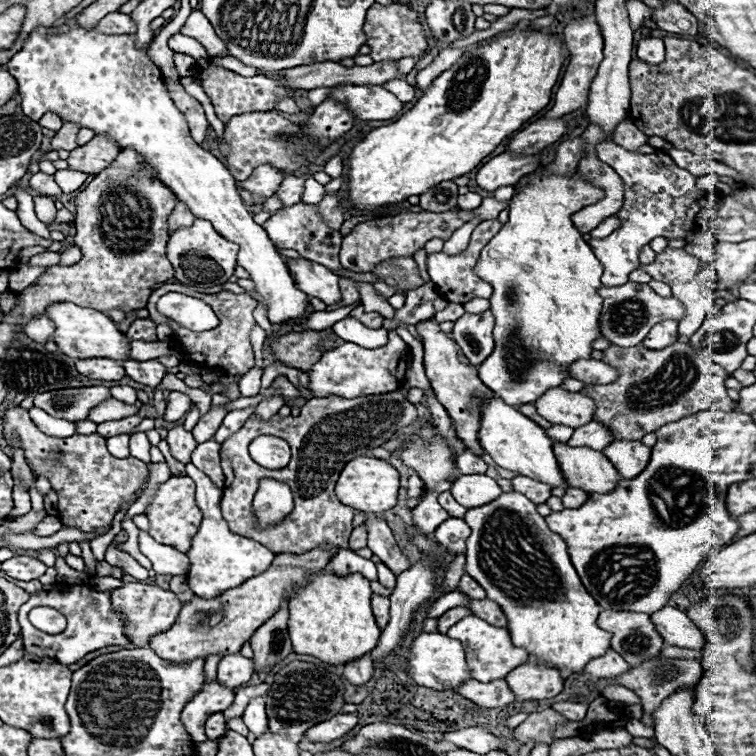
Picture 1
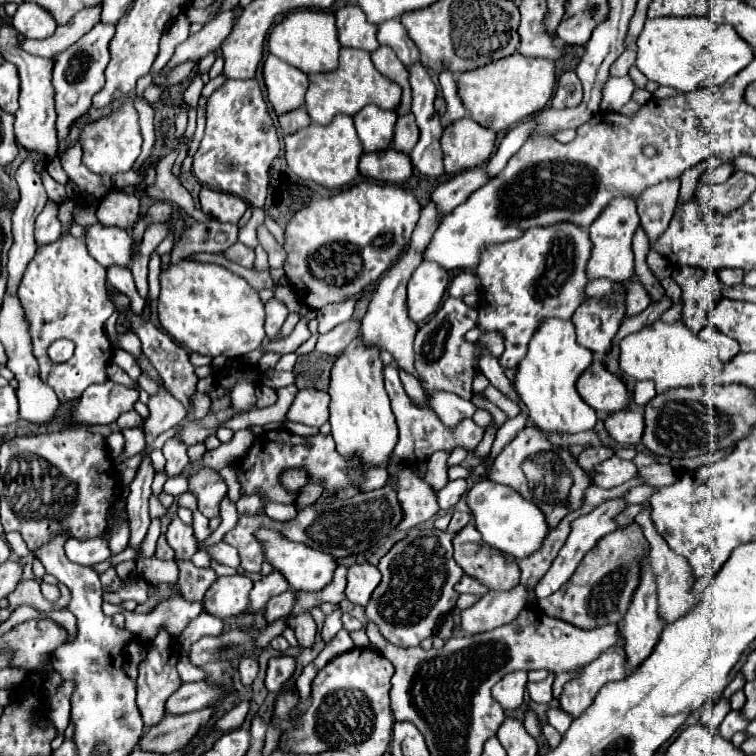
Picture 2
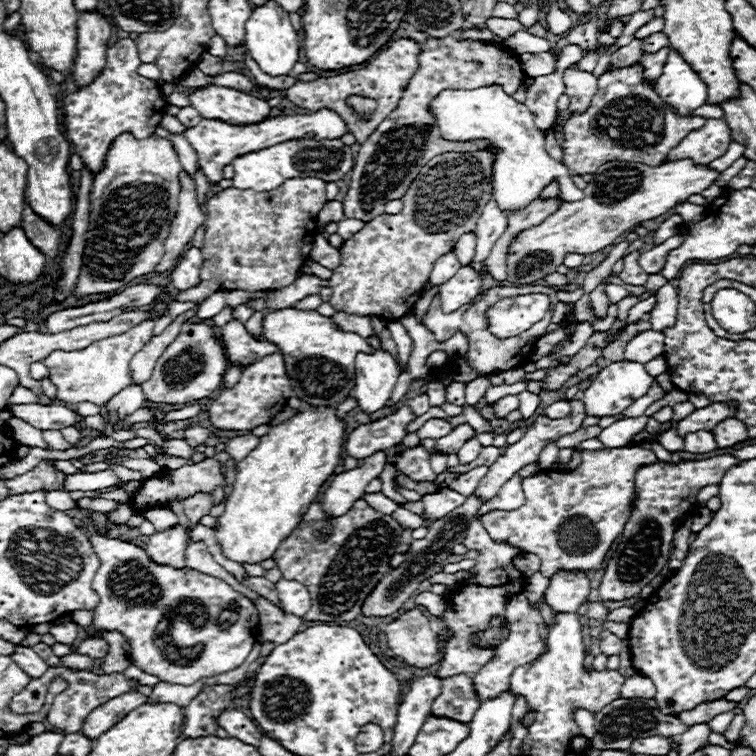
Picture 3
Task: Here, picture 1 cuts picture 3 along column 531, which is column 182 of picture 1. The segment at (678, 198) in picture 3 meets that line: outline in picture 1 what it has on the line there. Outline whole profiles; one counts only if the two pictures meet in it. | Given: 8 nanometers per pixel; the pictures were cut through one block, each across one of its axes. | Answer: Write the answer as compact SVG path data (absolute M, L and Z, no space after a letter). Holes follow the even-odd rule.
M196 218L190 228L176 230L168 240L168 260L174 266L174 278L180 284L192 286L200 292L216 284L228 282L228 278L234 274L236 268L236 254L238 244L228 242L224 236L220 236L208 220Z

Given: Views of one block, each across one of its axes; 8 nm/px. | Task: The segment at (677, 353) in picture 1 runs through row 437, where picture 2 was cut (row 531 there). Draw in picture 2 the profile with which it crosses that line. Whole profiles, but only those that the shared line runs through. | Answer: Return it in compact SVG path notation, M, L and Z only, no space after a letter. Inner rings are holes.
M628 524L606 534L598 544L582 558L570 580L552 596L538 600L538 606L546 616L560 618L578 628L596 628L608 622L620 622L626 614L634 588L638 588L638 576L642 560L638 560L638 544L646 544L640 524Z

